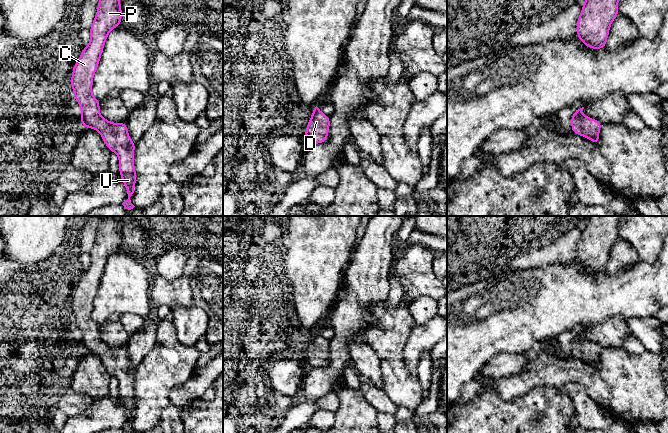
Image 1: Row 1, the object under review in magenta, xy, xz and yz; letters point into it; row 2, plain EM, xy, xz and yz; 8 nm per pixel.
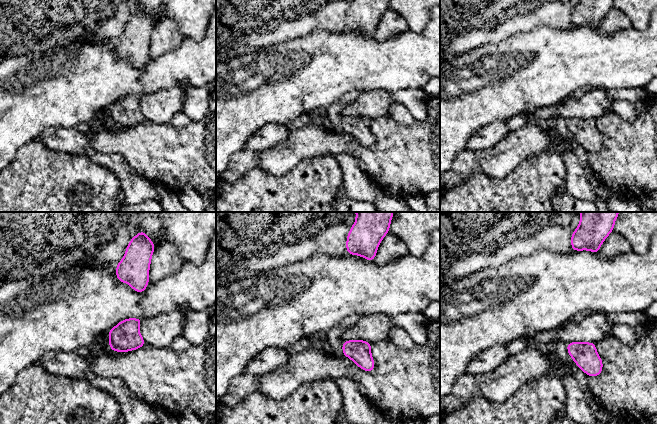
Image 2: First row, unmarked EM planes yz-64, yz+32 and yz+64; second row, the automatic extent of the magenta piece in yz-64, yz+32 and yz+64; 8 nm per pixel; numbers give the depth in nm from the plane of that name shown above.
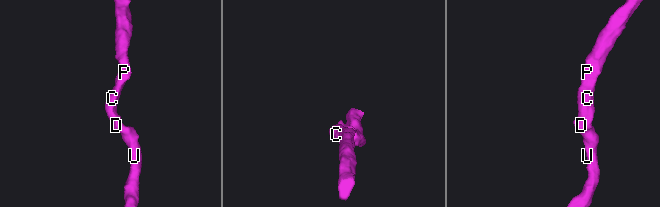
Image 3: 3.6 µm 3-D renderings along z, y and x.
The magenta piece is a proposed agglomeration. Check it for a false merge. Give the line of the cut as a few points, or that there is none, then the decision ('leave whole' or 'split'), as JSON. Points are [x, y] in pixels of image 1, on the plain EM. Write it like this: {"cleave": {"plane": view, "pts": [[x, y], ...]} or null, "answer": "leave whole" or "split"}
{"cleave": null, "answer": "leave whole"}

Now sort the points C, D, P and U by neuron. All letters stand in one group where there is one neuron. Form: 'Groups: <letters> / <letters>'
Groups: C D P U

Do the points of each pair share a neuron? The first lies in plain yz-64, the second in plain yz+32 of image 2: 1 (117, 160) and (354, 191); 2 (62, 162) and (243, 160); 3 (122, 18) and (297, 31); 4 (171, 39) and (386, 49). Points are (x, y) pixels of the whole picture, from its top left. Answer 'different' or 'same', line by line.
1: same
2: different
3: same
4: different

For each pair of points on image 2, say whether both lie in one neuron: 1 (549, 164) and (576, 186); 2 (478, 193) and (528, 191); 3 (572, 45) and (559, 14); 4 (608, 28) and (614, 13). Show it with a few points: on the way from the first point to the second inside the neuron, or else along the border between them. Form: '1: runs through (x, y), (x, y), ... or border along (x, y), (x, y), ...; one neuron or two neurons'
1: border along (561, 159), (565, 171), (565, 186); two neurons
2: runs through (490, 193), (516, 192); one neuron
3: border along (543, 26), (559, 29), (571, 27); two neurons
4: runs through (610, 24), (614, 17); one neuron

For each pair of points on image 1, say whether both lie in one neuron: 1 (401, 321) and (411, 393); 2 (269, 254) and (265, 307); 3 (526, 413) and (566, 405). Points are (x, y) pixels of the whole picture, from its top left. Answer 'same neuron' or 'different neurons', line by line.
1: same neuron
2: same neuron
3: same neuron

